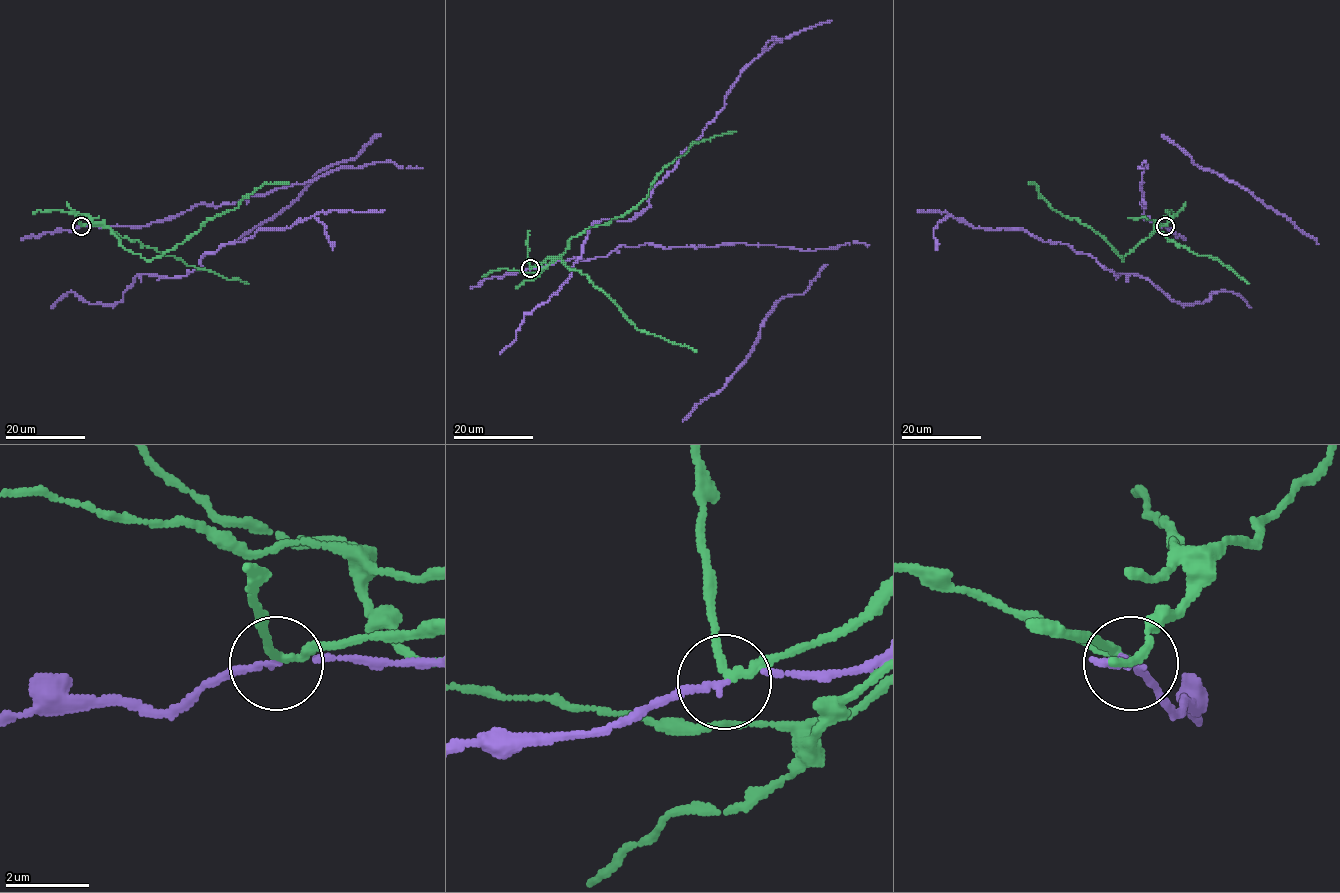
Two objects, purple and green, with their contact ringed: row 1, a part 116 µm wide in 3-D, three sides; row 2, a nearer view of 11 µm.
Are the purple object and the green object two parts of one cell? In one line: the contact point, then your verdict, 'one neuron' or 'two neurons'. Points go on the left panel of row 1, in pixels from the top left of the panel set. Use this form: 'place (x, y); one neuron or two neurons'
place (81, 226); two neurons

